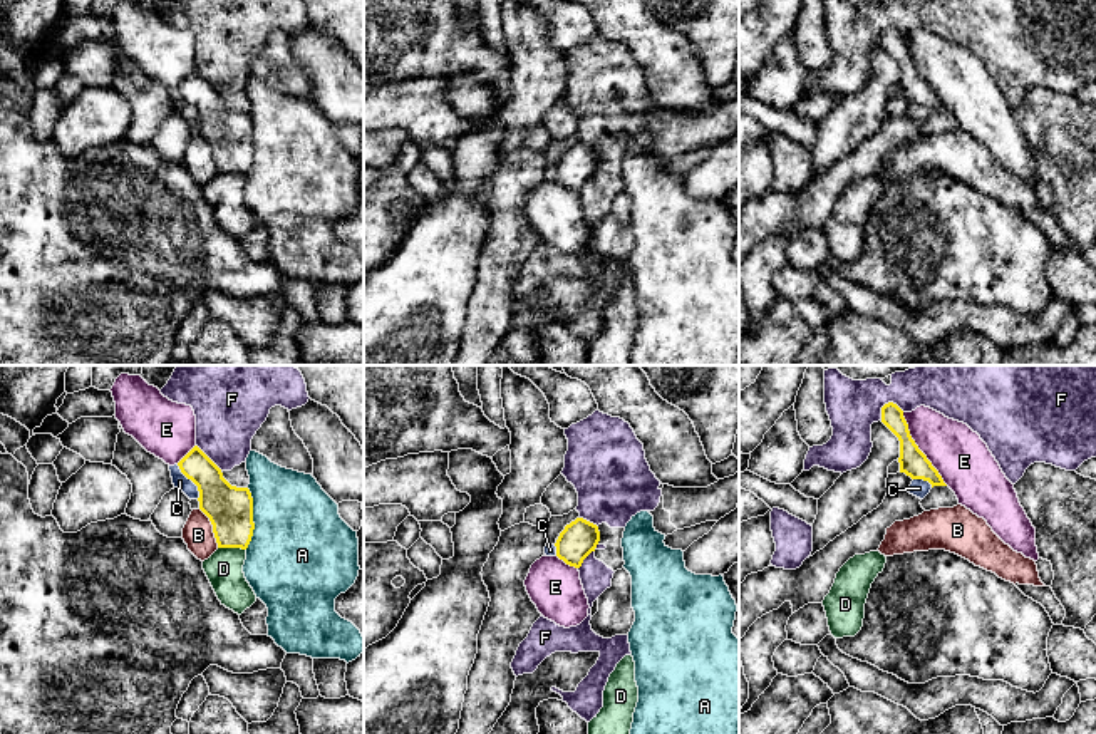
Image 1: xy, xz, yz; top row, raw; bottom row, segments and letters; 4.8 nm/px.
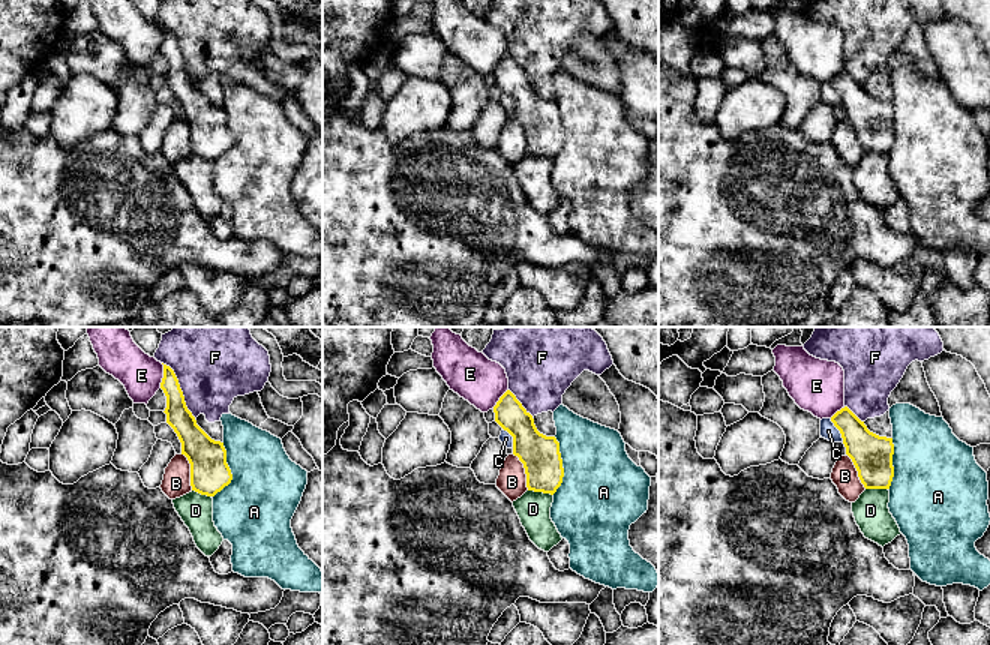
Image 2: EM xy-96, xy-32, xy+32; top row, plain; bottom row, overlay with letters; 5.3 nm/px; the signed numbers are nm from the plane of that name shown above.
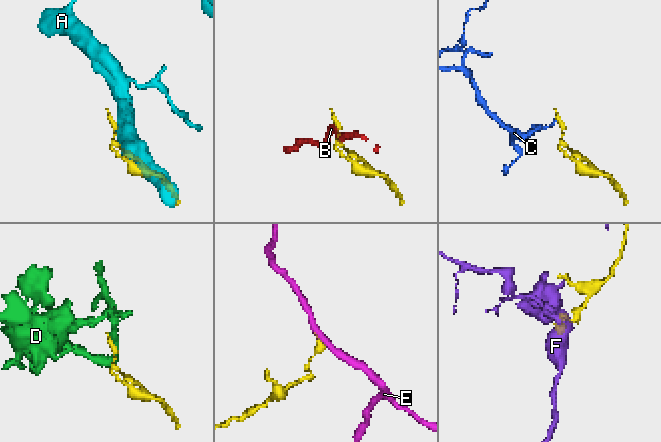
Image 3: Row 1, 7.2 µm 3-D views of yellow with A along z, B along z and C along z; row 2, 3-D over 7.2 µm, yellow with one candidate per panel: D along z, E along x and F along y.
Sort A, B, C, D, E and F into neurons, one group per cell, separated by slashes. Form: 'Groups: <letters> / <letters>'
Groups: A / B / C / D / E / F

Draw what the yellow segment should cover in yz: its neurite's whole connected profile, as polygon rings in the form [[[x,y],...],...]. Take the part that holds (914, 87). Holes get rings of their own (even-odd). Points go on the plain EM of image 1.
[[[888,27],[881,32],[881,47],[898,62],[900,65],[900,97],[905,97],[912,104],[923,104],[933,111],[947,111],[932,90],[927,80],[918,74],[910,60],[908,49],[903,42],[903,35]]]

